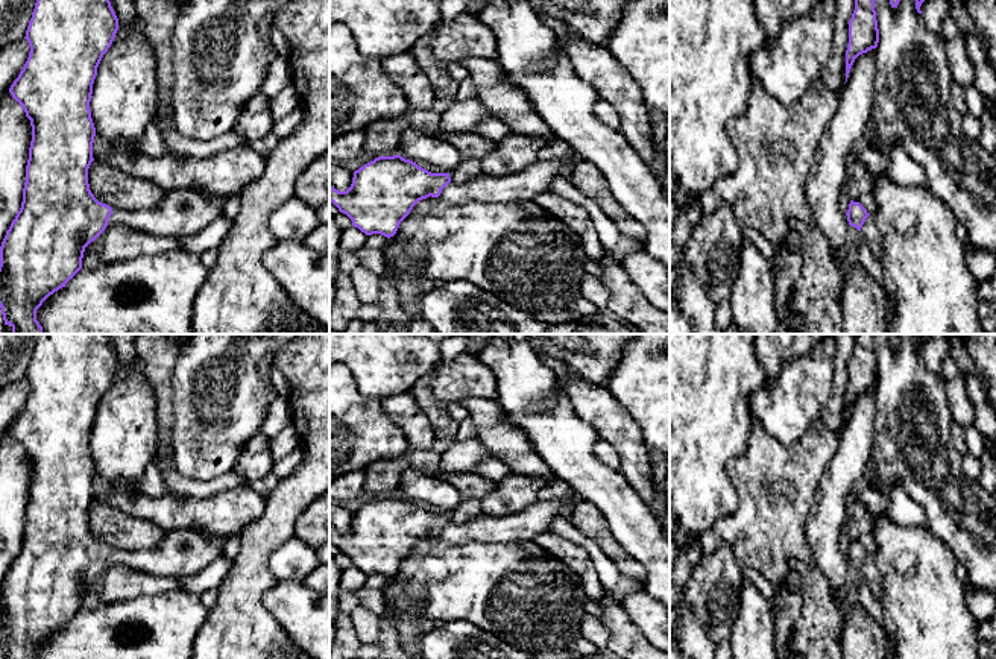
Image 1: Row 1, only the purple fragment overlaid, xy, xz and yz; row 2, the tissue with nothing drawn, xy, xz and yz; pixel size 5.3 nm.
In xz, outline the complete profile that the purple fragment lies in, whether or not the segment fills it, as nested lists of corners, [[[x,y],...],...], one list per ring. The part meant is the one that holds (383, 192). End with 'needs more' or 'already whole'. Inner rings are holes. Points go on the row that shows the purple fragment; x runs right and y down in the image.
[[[401,155],[378,156],[354,172],[346,191],[329,187],[329,200],[366,235],[390,238],[422,199],[440,197],[455,205],[533,200],[548,190],[560,166],[562,159],[539,159],[509,176],[483,175],[454,184],[449,173],[431,173]]] | needs more

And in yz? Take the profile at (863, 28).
[[[855,0],[849,21],[849,44],[846,50],[846,82],[855,59],[878,47],[879,29],[875,11],[876,0]]] | already whole

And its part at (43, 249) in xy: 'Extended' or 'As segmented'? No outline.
Extended

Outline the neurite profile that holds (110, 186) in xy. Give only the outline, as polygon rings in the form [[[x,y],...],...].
[[[97,159],[88,169],[88,184],[94,197],[112,210],[149,210],[159,205],[167,196],[167,191],[158,184],[131,176]]]

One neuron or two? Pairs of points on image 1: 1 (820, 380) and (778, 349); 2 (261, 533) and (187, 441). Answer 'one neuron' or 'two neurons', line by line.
1: two neurons
2: two neurons

